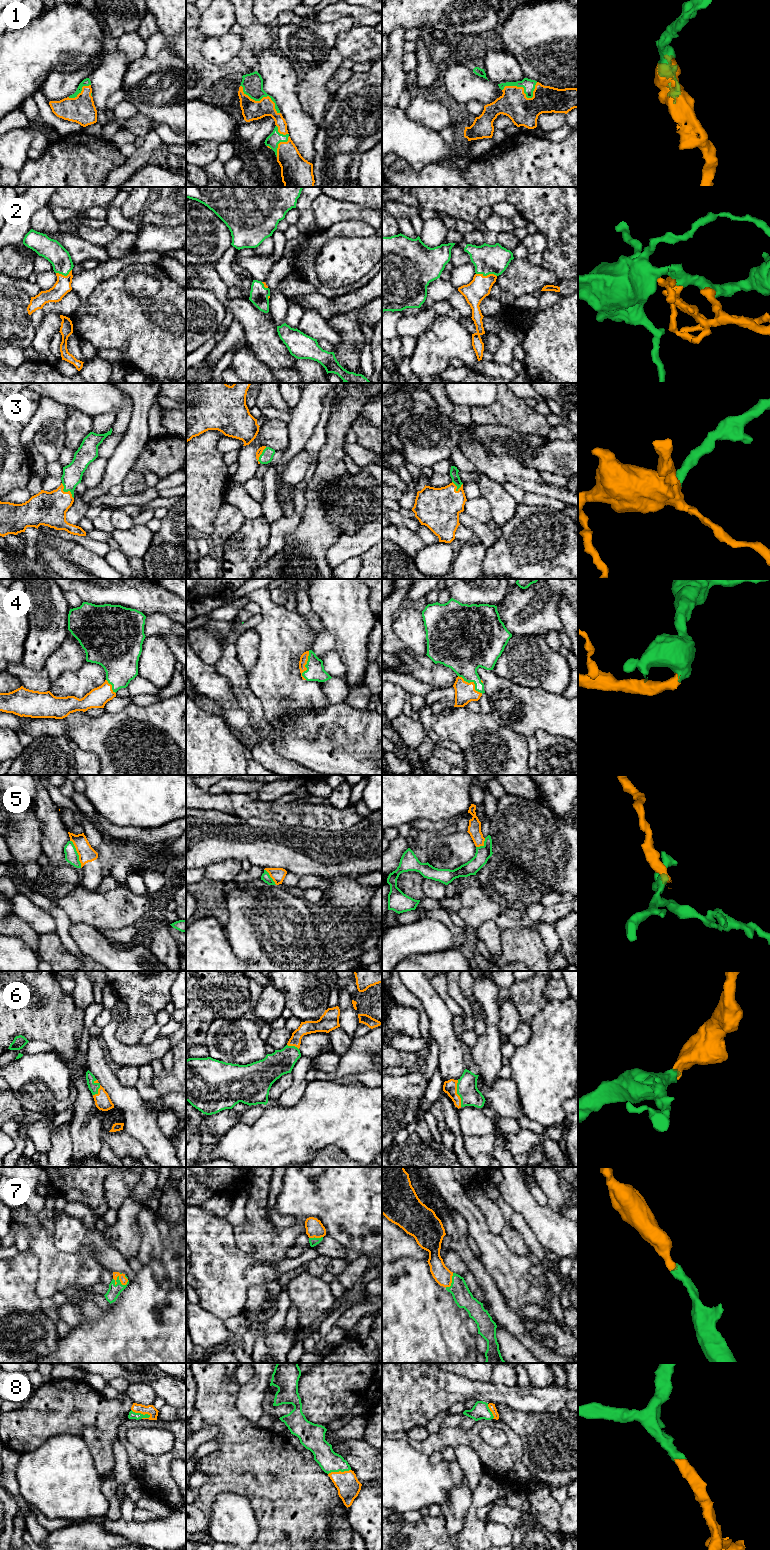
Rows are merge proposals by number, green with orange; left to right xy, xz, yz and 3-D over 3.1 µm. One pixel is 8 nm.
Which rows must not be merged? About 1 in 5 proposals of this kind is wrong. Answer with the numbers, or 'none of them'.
5

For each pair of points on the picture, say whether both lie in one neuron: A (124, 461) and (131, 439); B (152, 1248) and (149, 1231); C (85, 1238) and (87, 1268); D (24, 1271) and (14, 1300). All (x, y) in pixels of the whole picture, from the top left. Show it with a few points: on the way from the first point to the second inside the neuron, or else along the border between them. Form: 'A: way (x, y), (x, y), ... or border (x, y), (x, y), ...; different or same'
A: way (124, 456), (131, 444); same
B: way (150, 1244), (149, 1235); same
C: border (62, 1251), (91, 1245), (101, 1262); different
D: way (17, 1278), (14, 1281), (14, 1293); same

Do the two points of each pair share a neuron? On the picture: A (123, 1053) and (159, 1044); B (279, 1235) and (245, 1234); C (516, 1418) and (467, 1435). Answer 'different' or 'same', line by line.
A: same
B: same
C: different

